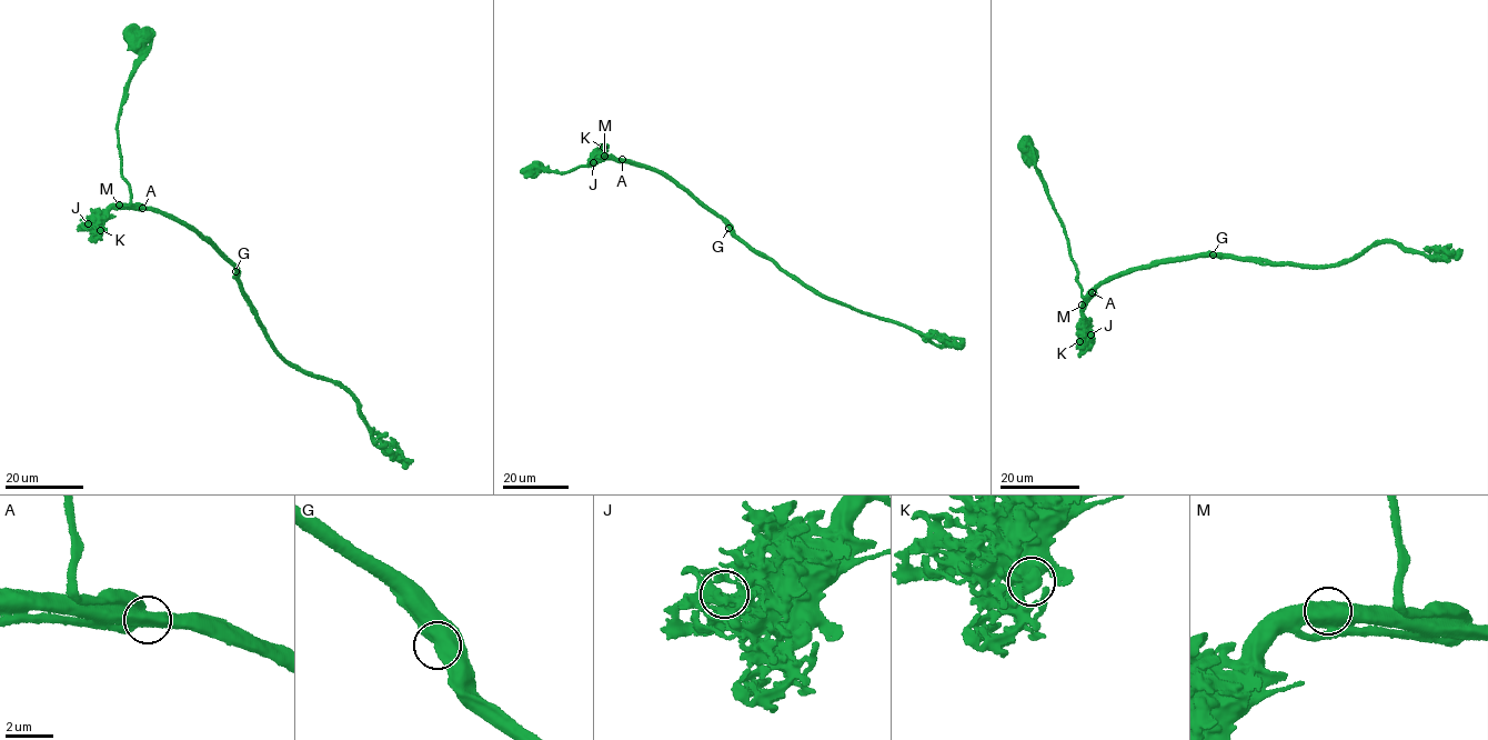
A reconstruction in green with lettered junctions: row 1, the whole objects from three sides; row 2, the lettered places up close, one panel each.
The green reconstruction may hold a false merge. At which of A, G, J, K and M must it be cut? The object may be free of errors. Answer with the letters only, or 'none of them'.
G

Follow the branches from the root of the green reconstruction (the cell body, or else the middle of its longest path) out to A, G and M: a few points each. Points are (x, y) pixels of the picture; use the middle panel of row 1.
A: (532, 171), (545, 168), (564, 172), (610, 154), (622, 159)
G: (532, 171), (545, 168), (564, 172), (610, 154), (661, 171), (729, 228)
M: (532, 171), (545, 168), (564, 172), (612, 157), (604, 156)

